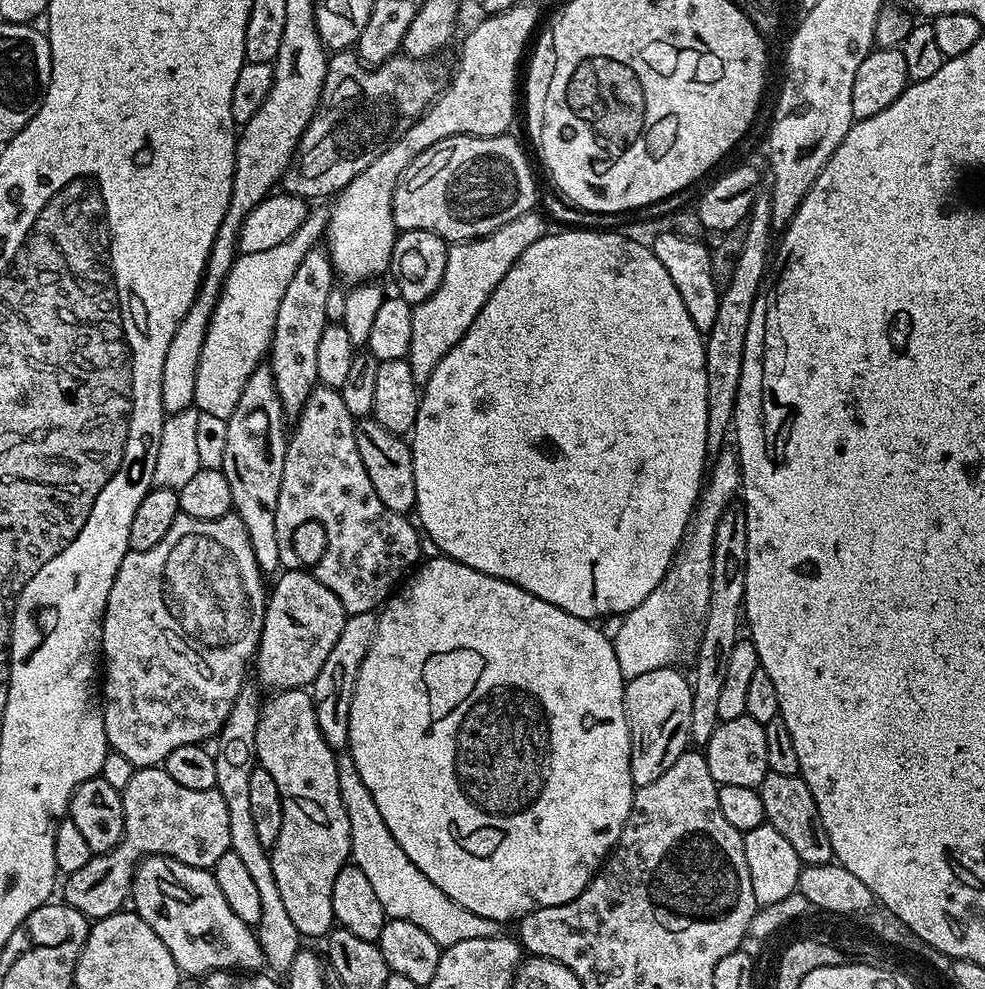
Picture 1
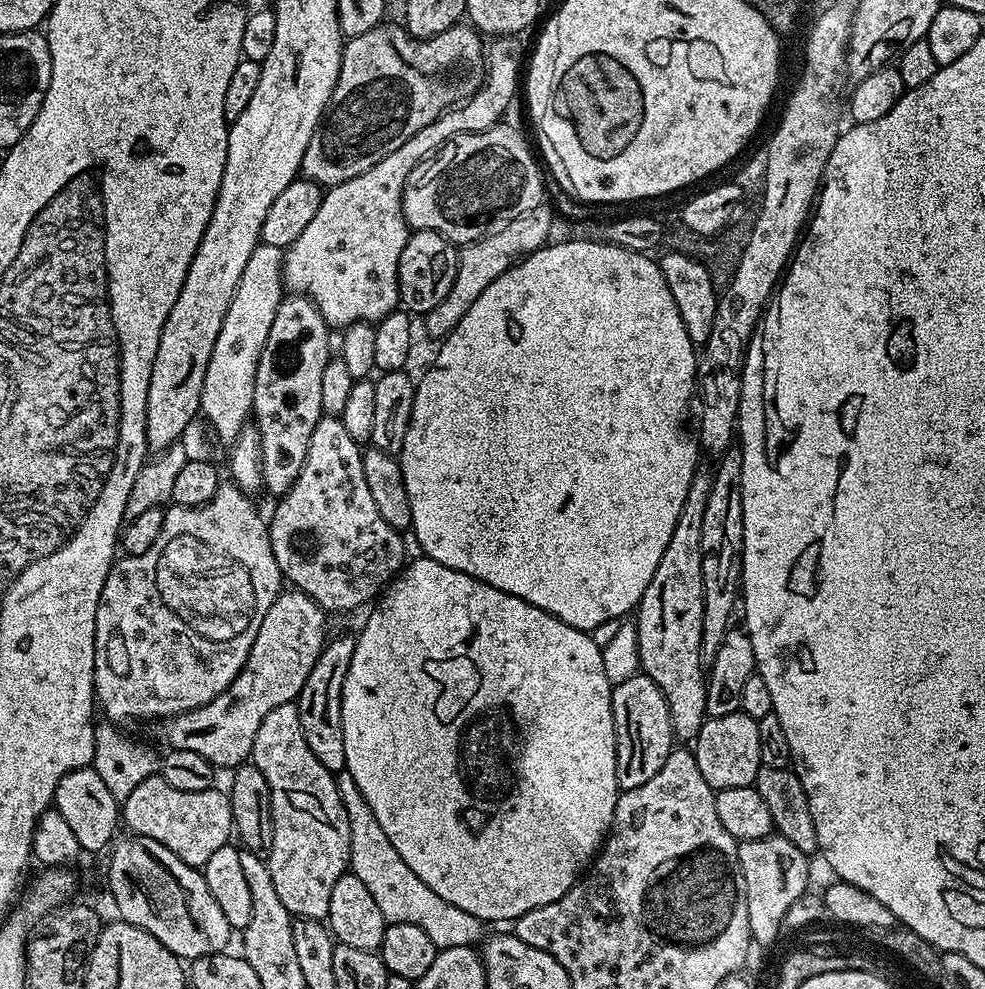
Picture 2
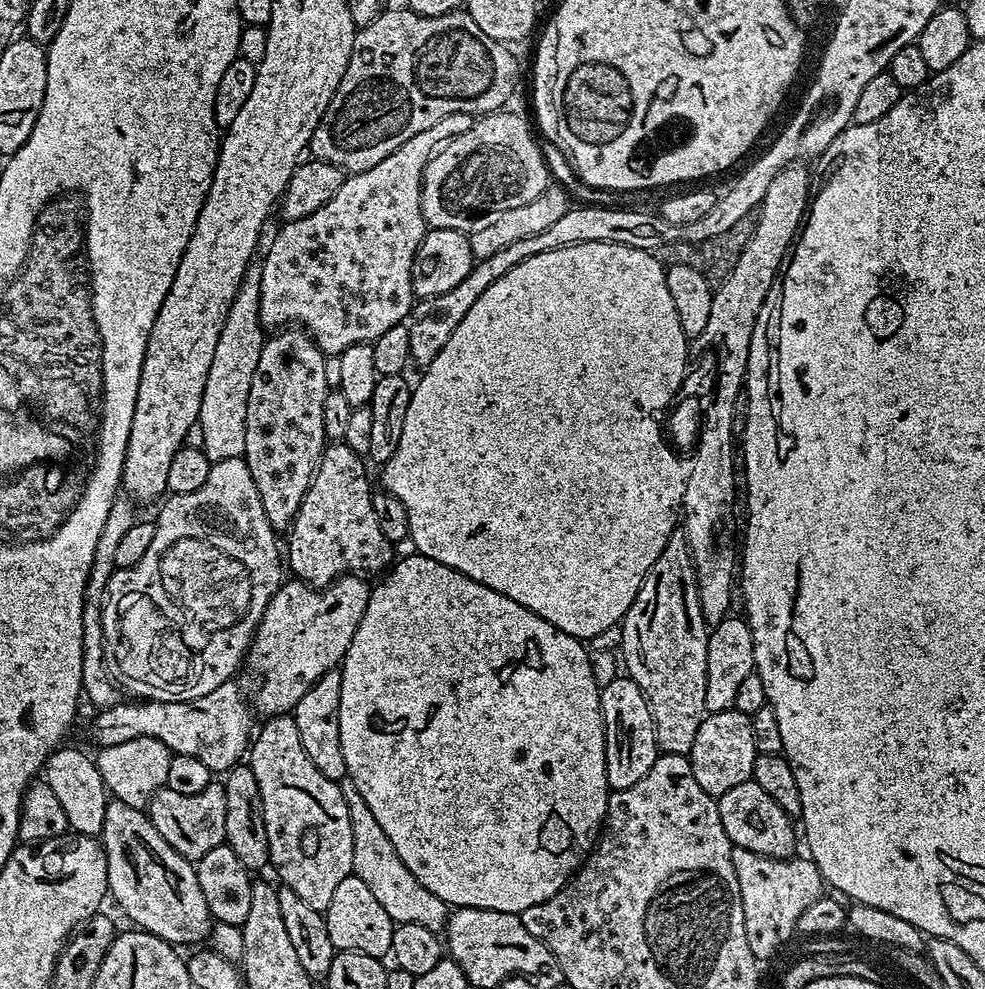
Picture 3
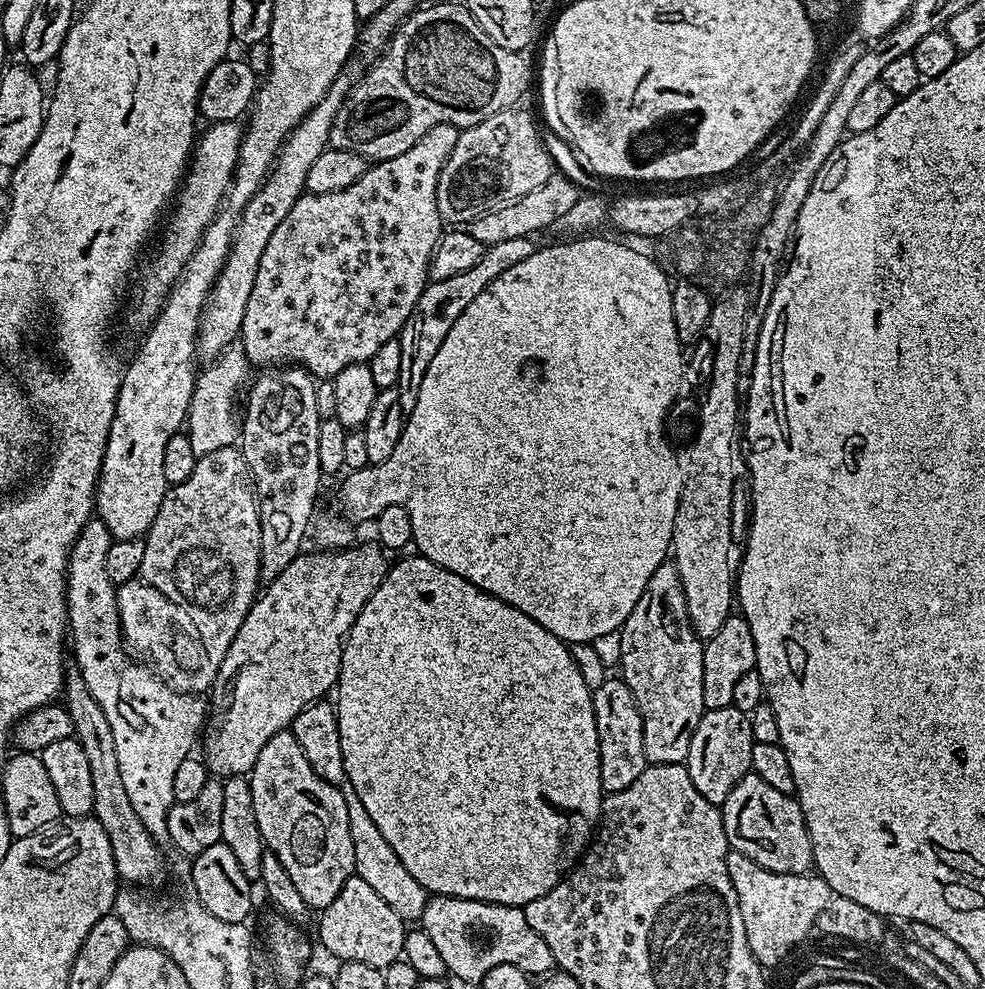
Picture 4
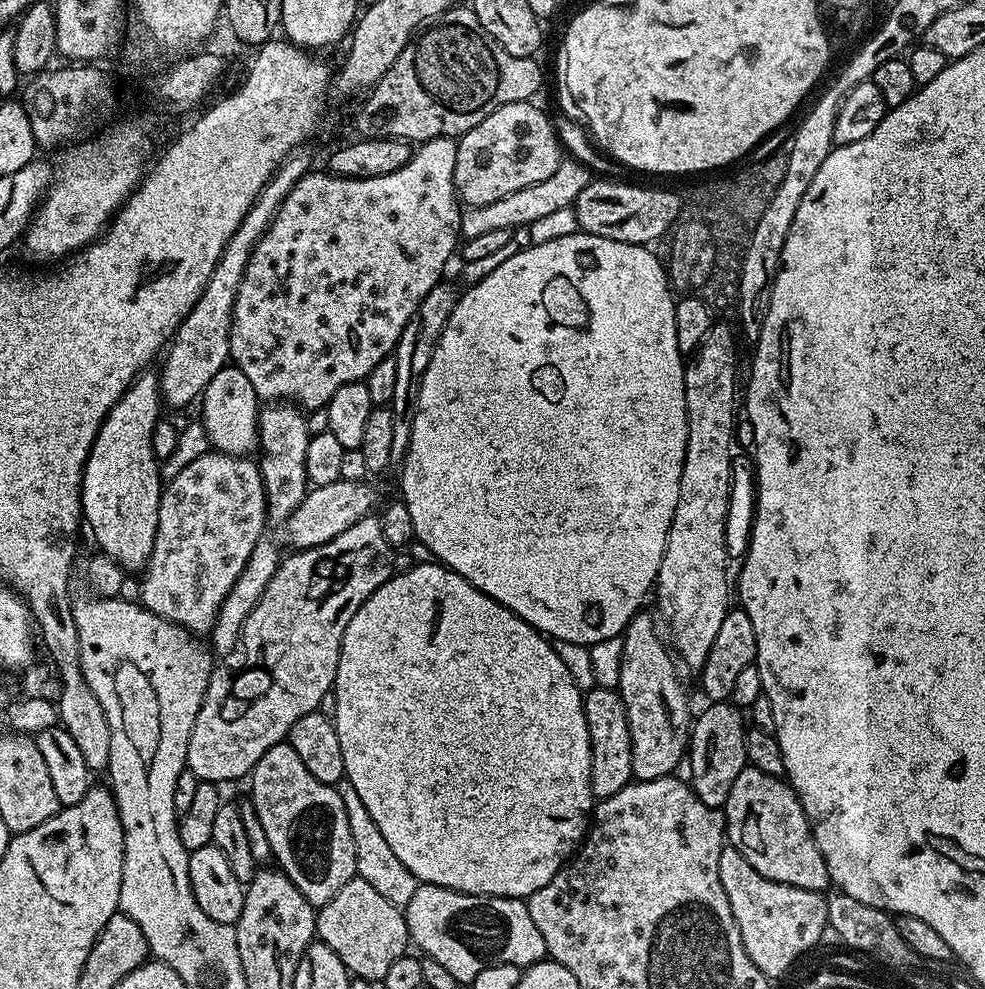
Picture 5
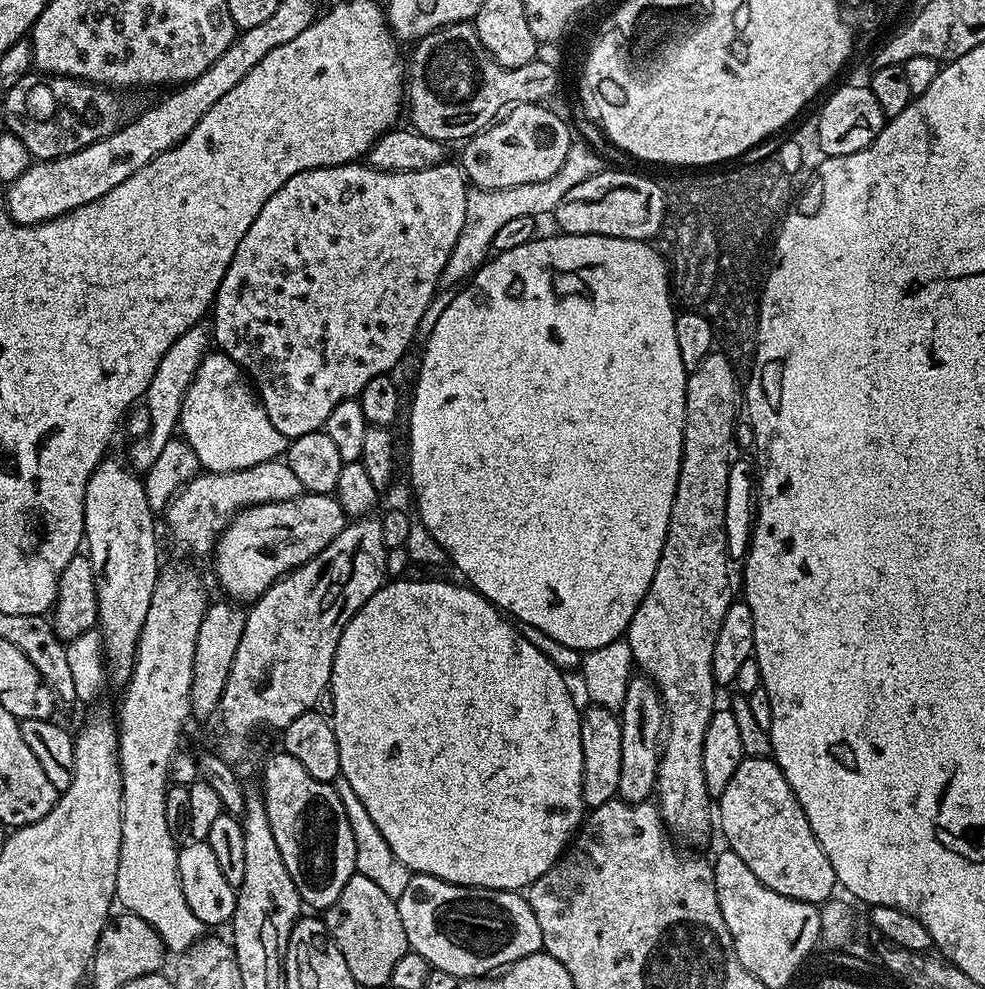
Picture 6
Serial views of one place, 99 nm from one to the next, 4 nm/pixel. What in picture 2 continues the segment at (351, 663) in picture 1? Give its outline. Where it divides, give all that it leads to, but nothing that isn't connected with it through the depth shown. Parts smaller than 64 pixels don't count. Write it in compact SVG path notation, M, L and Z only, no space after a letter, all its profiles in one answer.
M351 635L349 637L340 636L337 640L329 639L317 658L315 666L310 670L298 697L300 725L304 731L306 746L310 746L314 758L318 758L318 762L322 762L322 766L327 772L333 774L345 771L346 750L342 734L340 695L355 649L356 642Z

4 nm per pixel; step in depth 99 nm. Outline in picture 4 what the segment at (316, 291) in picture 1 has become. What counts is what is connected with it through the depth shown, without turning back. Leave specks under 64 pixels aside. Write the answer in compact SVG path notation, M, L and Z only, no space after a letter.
M276 366L271 370L261 371L259 374L261 376L257 380L255 377L247 389L247 392L249 390L248 405L244 408L244 416L242 412L242 427L238 432L238 447L246 458L246 466L250 466L250 474L256 487L256 501L260 507L260 583L267 586L270 582L274 582L274 578L278 578L278 574L282 574L282 570L286 570L286 566L290 566L290 562L294 562L296 556L301 555L302 549L305 547L305 545L303 546L304 535L308 532L308 523L312 520L312 511L316 508L316 495L320 492L320 480L322 481L320 463L318 462L318 430L320 429L322 413L320 413L320 404L316 401L316 388L312 385L315 384L313 377L309 376L306 369L299 366Z

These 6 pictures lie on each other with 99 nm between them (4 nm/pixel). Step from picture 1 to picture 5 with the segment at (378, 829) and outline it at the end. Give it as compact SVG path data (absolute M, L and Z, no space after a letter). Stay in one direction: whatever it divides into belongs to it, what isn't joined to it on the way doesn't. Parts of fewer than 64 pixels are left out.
M348 779L340 780L334 787L342 798L342 806L346 806L346 818L350 822L350 838L354 838L356 875L370 882L370 886L374 886L374 890L378 890L378 894L382 894L386 902L403 910L410 902L410 898L414 898L414 890L418 887L416 875L406 870L406 866L402 866L402 862L398 859L398 854L390 850L386 838L382 838L382 830L378 830L374 818L370 818L370 810L366 810L362 798L358 798L358 790L350 786Z

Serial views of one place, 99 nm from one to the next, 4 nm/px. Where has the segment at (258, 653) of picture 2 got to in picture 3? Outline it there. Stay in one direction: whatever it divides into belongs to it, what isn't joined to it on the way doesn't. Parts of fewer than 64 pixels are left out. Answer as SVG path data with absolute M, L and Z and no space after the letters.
M236 682L218 686L202 698L182 702L158 702L140 700L122 704L115 702L101 707L92 724L92 736L101 749L113 748L134 738L154 738L165 744L173 754L186 758L198 758L213 774L227 773L245 759L254 736L253 709L244 701Z

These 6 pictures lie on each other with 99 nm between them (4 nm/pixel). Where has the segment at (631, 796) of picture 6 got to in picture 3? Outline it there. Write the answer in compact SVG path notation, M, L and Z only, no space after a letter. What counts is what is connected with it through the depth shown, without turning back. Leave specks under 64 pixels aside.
M683 531L673 532L666 542L658 562L646 574L630 610L619 625L622 640L618 649L622 657L623 671L642 690L648 699L652 717L656 723L656 747L661 753L669 752L687 756L694 746L698 726L702 726L706 715L706 646L708 645L709 625L704 622L700 609L696 568L692 564L692 551Z

